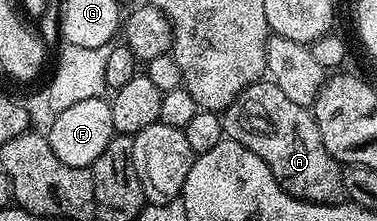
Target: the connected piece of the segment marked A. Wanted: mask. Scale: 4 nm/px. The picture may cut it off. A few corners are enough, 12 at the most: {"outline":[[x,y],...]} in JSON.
{"outline":[[262,78],[220,113],[287,194],[342,203],[312,111]]}

